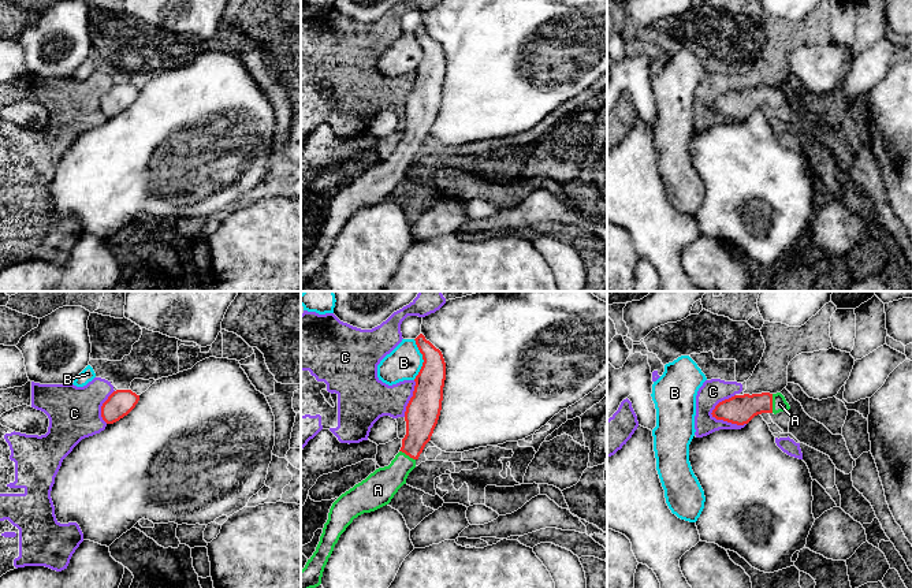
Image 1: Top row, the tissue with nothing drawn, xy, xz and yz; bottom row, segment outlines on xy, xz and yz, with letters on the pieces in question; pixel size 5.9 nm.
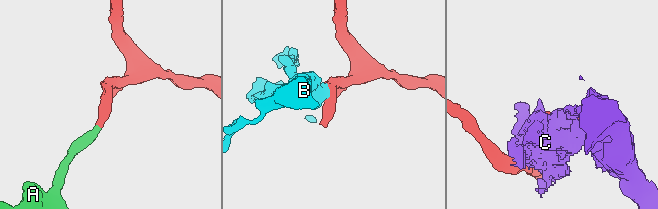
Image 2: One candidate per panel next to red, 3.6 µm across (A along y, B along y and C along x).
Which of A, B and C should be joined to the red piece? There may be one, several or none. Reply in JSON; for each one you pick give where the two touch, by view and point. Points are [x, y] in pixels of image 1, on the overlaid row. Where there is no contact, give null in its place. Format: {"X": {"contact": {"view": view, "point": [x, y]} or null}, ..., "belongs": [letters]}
{"A": {"contact": {"view": "yz", "point": [771, 404]}}, "belongs": ["A"]}

